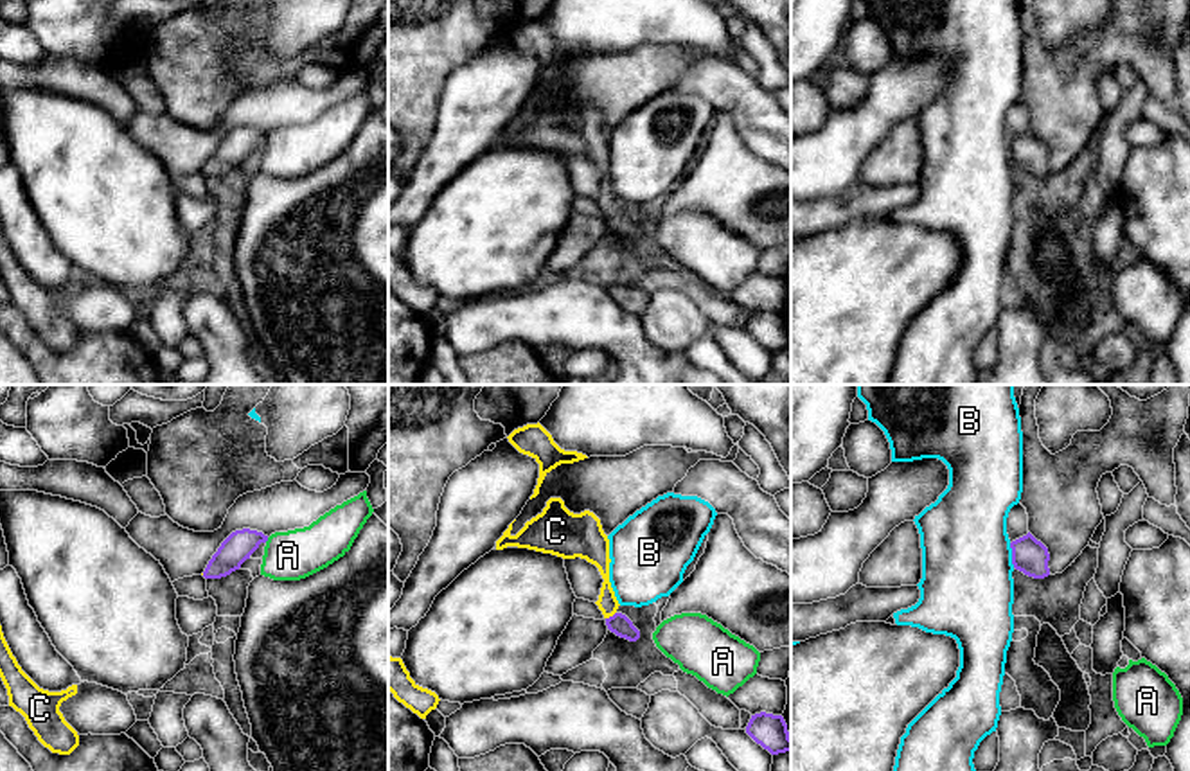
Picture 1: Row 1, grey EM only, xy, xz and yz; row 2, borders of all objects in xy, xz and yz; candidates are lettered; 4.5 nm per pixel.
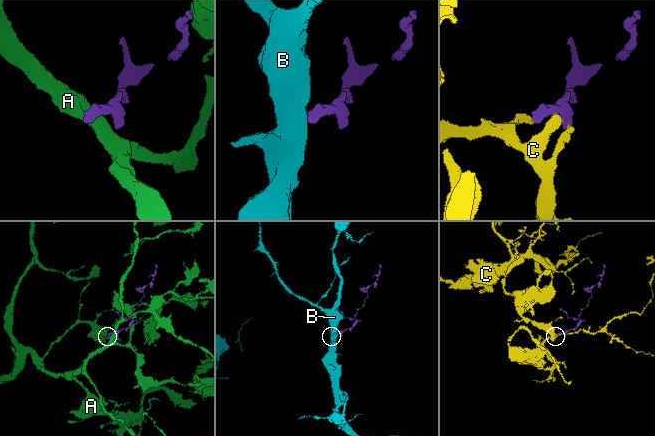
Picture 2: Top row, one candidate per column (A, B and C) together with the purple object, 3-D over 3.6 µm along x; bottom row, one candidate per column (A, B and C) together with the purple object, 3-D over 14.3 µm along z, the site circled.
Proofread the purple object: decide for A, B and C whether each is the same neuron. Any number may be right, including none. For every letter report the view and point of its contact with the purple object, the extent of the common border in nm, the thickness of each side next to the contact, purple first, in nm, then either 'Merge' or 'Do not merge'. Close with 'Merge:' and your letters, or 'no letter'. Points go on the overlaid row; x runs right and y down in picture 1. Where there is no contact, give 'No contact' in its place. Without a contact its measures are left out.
A: Touches purple at xy (266, 540). Shared border 30 nm. Thickness 140 nm (purple) against 220 nm. Do not merge
B: Touches purple at yz (1012, 556). Shared border 110 nm. Thickness 160 nm (purple) against 420 nm. Do not merge
C: Touches purple at xz (610, 617). Shared border 60 nm. Thickness 90 nm (purple) against 90 nm. Merge
Merge: C

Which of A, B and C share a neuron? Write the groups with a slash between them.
A / B / C

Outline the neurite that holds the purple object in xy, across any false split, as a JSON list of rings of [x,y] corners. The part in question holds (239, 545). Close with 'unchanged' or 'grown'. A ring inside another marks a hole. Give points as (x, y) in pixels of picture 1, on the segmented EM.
[[[243,528],[232,532],[218,548],[218,552],[209,561],[203,577],[221,579],[239,570],[241,564],[250,559],[250,555],[266,543],[268,536],[257,530]]]; unchanged

